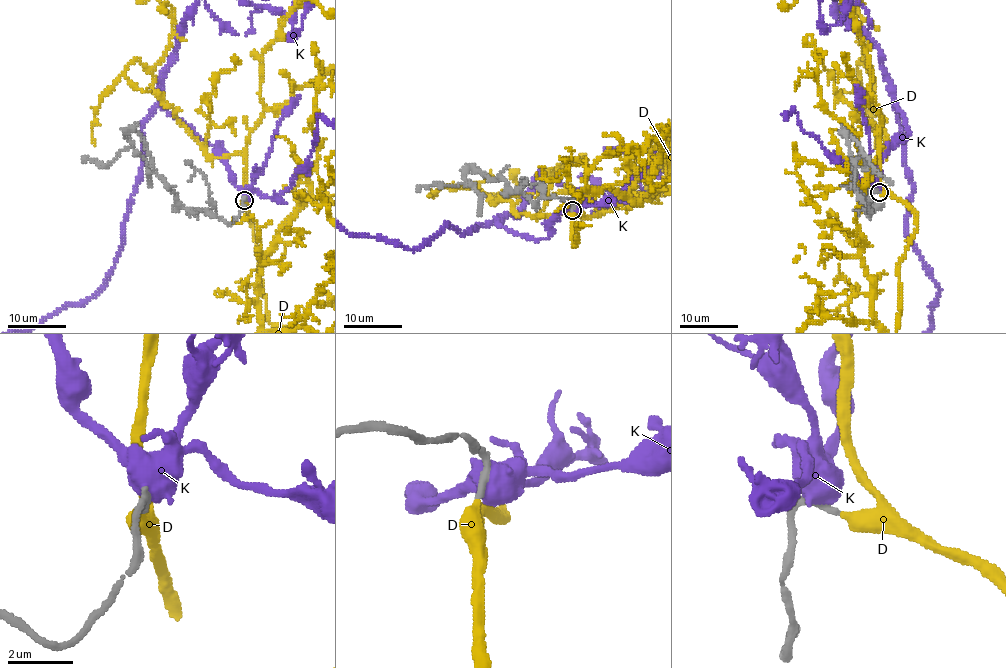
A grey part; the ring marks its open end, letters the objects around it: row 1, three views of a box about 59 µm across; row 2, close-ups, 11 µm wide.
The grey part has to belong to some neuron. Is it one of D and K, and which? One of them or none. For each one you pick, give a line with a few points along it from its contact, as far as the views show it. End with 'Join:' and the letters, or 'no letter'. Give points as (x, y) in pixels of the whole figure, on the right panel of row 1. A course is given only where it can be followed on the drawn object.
Join: D

